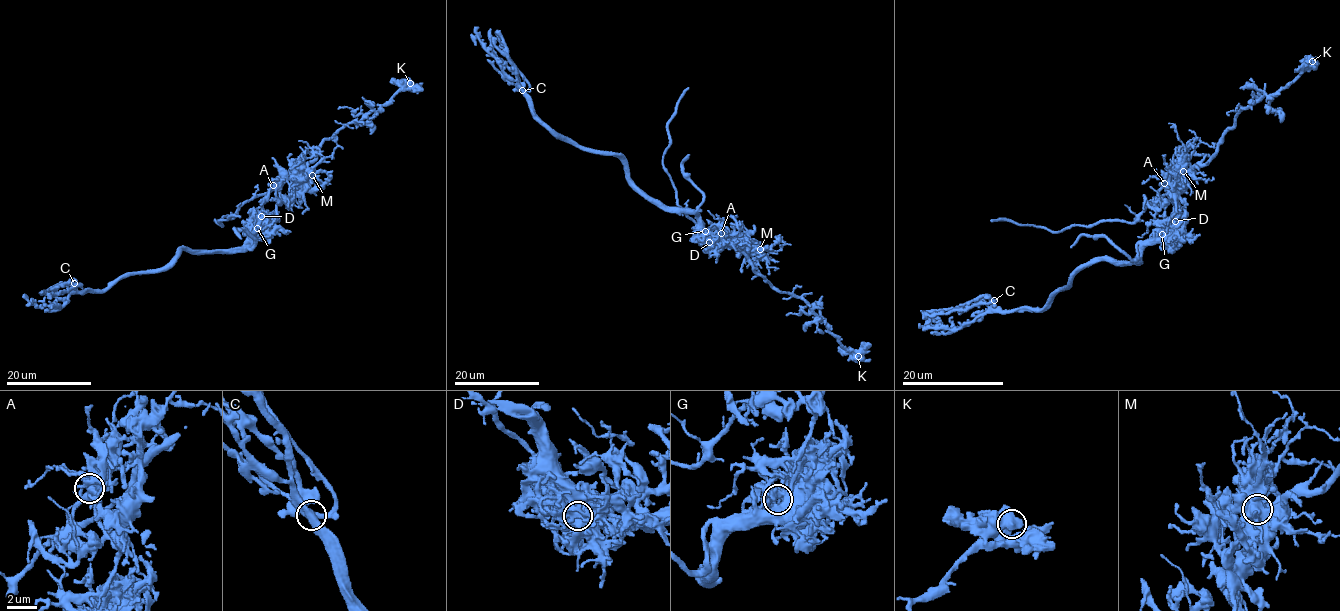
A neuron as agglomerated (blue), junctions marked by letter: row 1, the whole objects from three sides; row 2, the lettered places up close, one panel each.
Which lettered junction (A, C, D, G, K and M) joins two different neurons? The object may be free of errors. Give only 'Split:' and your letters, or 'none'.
Split: D

